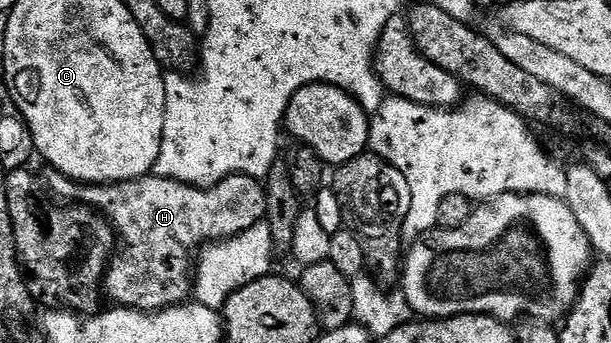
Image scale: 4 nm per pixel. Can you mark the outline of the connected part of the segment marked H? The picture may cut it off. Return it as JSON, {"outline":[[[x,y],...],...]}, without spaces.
{"outline":[[[46,166],[44,170],[43,182],[54,199],[88,205],[112,223],[119,246],[105,269],[103,291],[109,294],[110,304],[131,307],[134,311],[164,311],[166,307],[176,307],[186,302],[193,293],[195,263],[191,256],[194,252],[202,245],[229,239],[232,235],[251,229],[256,223],[262,222],[267,213],[266,184],[249,175],[229,175],[209,185],[213,187],[201,188],[180,183],[177,179],[164,179],[158,173],[150,173],[142,179],[132,179],[126,183],[90,185],[77,183],[51,166]]]}

